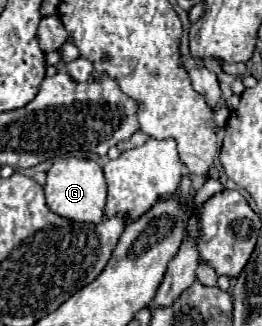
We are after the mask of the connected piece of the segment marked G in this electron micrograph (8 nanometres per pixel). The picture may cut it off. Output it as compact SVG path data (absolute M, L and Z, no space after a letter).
M56 159L48 171L48 181L44 185L48 207L70 221L80 223L102 223L104 221L104 205L106 205L106 181L102 167L92 159Z

